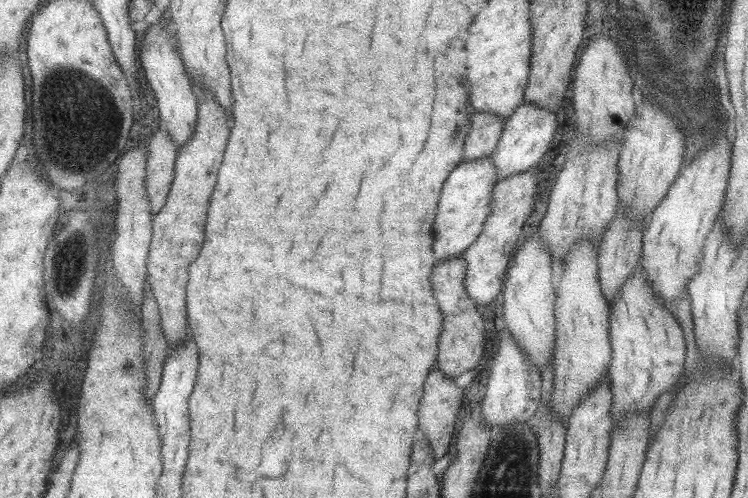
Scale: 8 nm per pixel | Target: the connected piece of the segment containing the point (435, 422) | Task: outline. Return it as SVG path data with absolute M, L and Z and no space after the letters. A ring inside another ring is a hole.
M435 366L432 373L428 376L424 389L419 430L431 441L436 458L438 459L453 450L453 445L457 438L457 424L460 425L459 412L461 412L461 396L463 396L463 390L457 386L454 378L447 376L437 366Z

